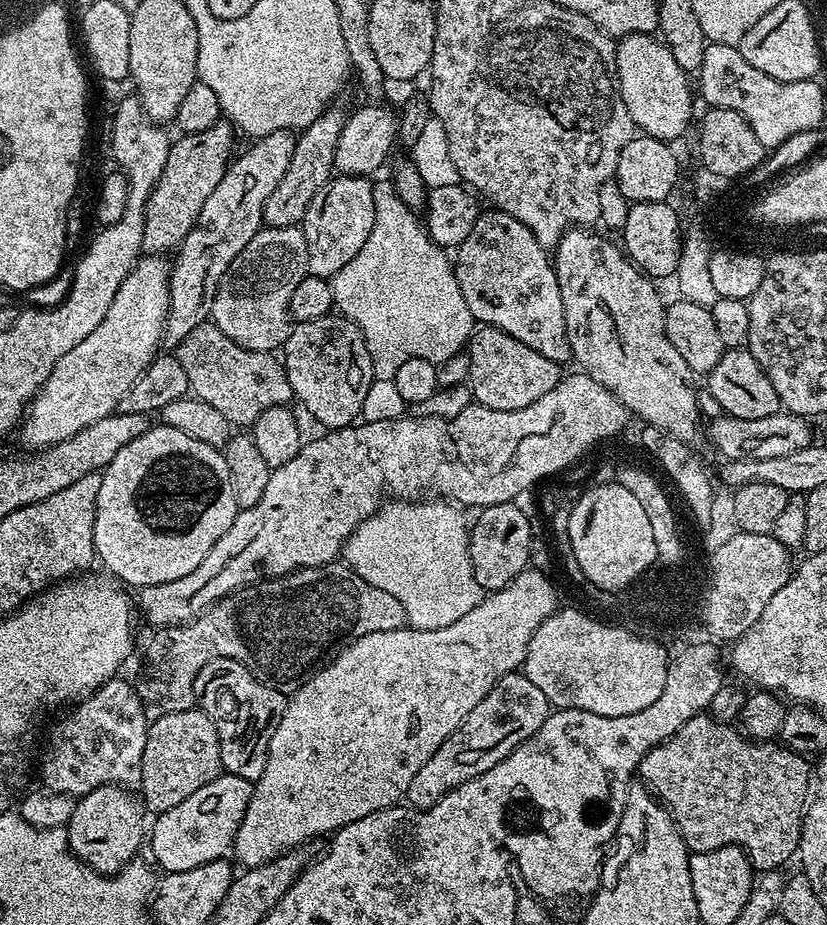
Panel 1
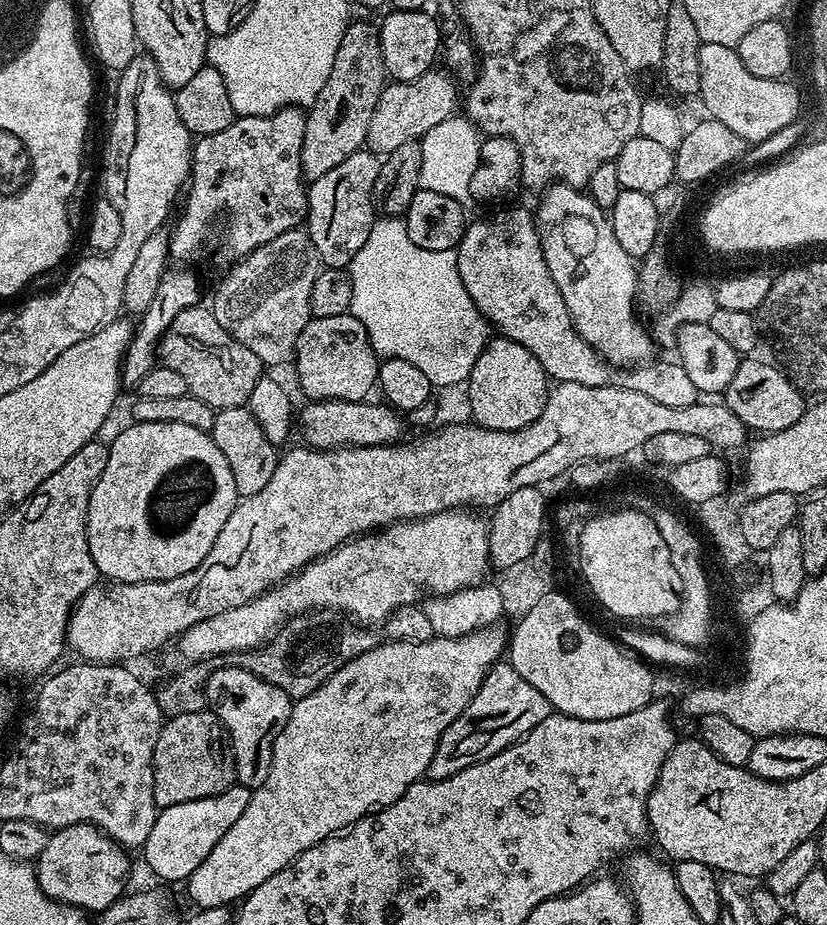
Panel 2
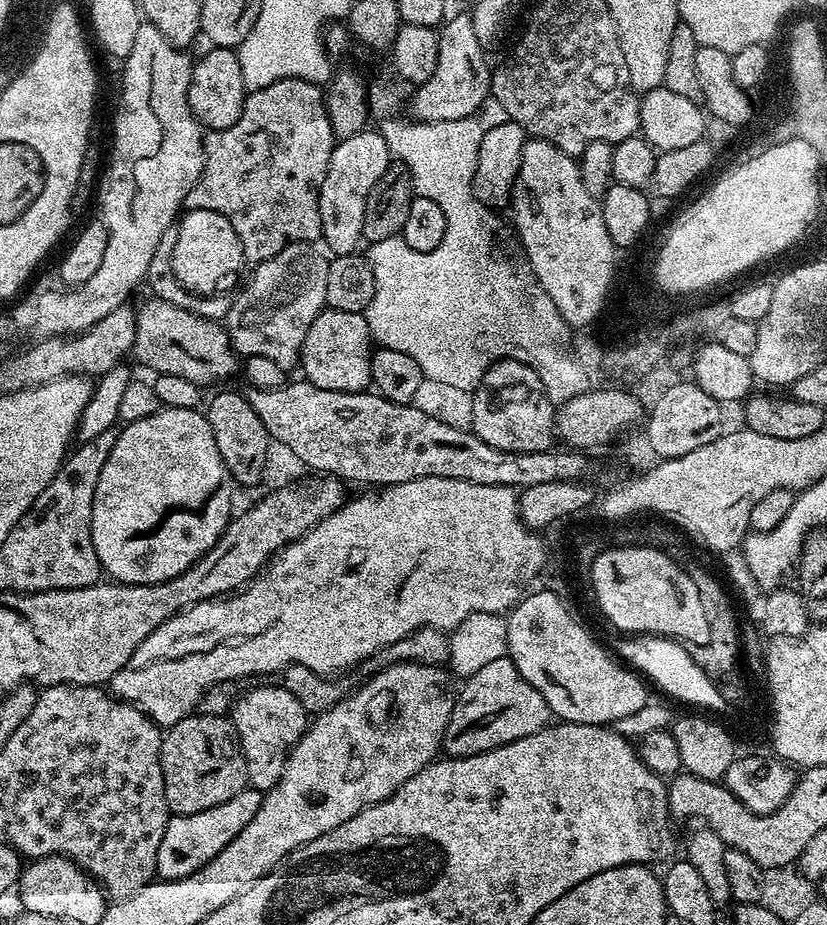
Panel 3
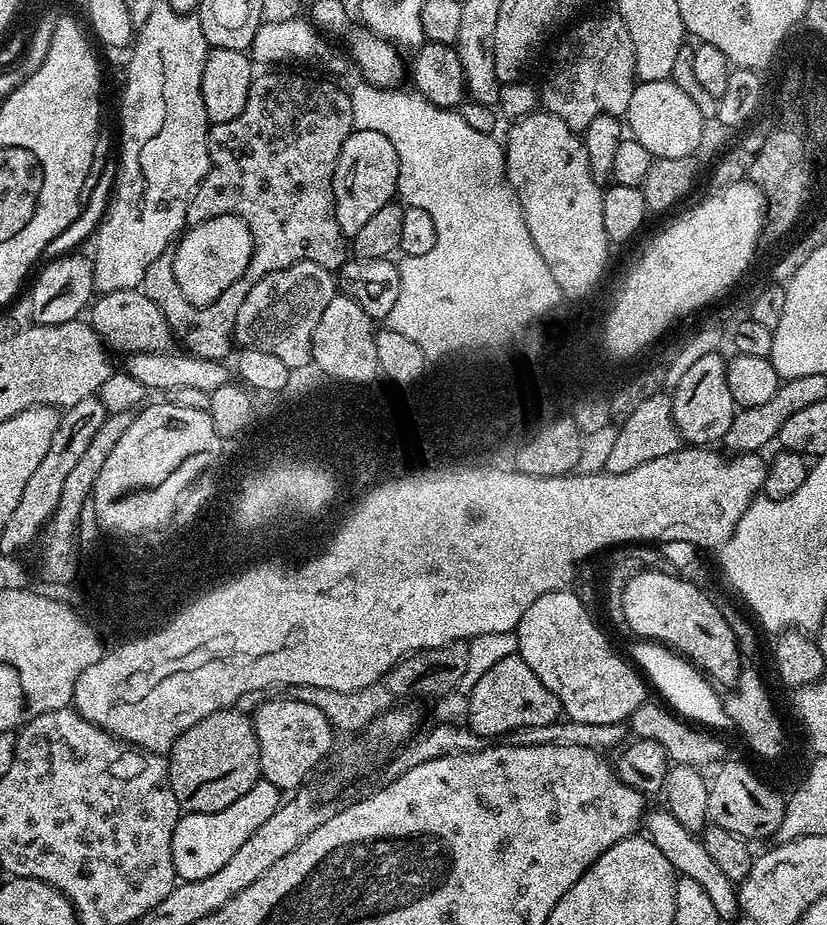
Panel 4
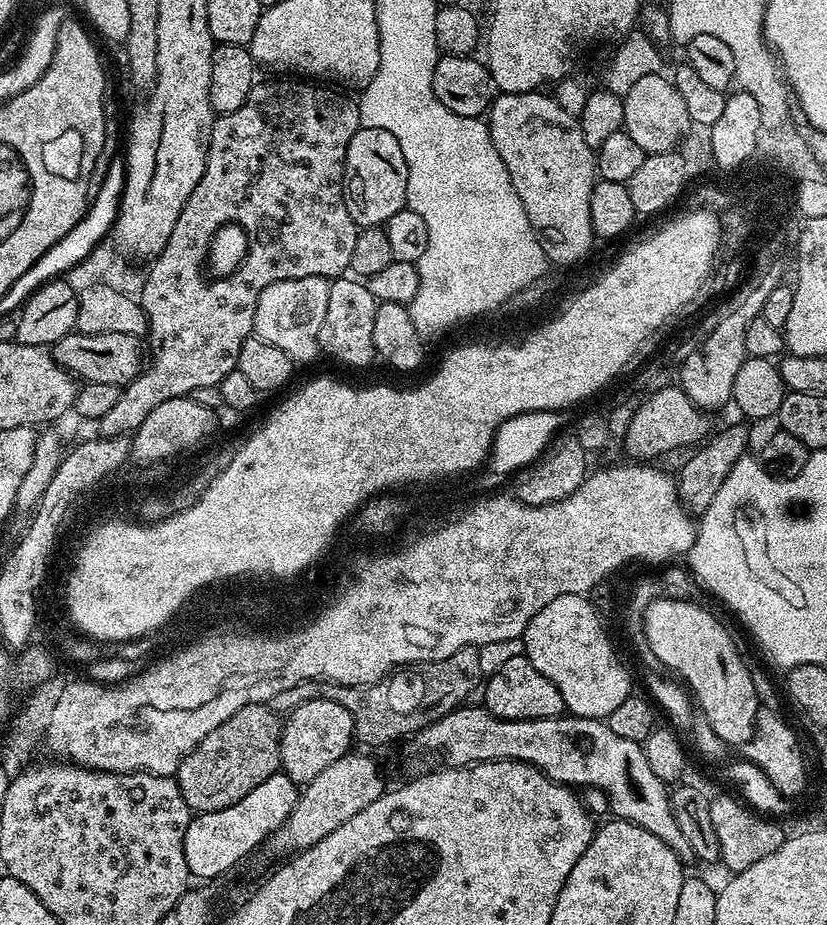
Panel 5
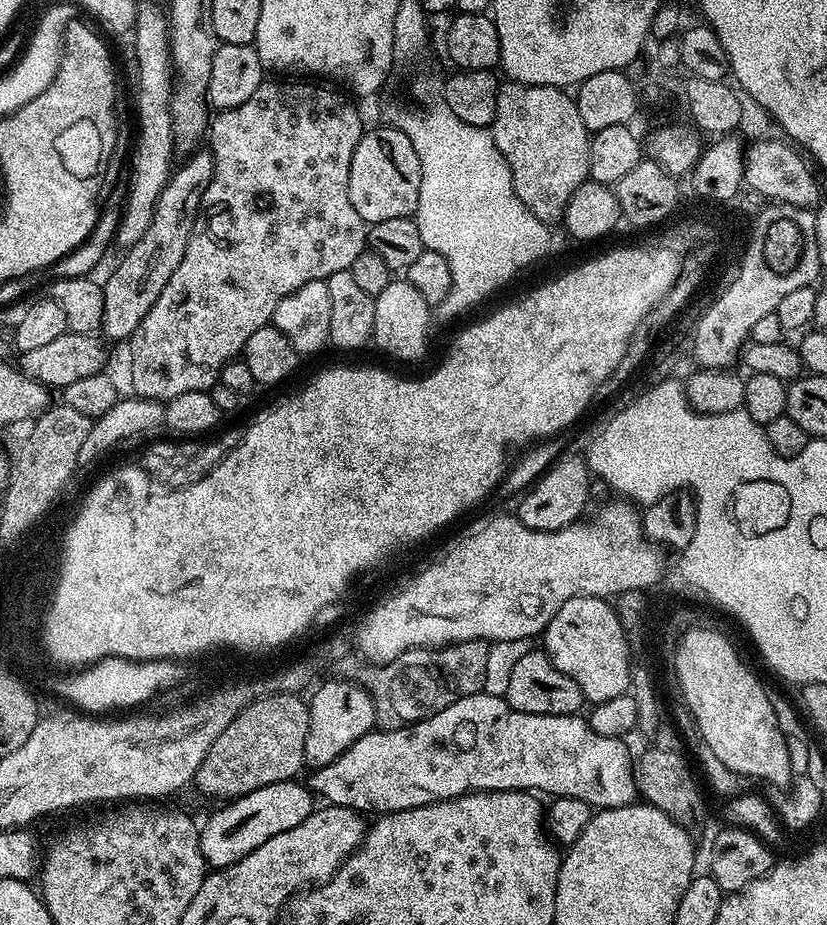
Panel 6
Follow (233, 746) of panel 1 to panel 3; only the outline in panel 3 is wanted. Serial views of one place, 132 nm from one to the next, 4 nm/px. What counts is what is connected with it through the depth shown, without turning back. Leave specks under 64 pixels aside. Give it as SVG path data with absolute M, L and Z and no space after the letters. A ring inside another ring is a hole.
M282 686L276 688L252 688L236 697L232 705L230 719L240 738L240 749L246 758L246 774L249 785L257 788L262 794L269 790L282 778L282 770L286 766L293 746L302 738L308 729L310 714Z

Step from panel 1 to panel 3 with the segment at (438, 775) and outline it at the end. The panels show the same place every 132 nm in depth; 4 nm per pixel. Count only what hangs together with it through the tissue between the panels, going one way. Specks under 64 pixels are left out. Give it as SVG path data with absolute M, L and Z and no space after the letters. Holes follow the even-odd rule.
M507 656L482 666L478 674L467 677L463 684L464 689L459 689L450 722L444 731L442 748L449 757L489 752L518 738L541 732L553 719L546 698L542 698L542 694L518 674L518 666L514 666Z

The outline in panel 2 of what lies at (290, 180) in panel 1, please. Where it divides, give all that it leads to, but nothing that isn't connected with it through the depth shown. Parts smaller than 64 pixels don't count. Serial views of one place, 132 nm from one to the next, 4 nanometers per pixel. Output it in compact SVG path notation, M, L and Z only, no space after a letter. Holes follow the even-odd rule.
M351 21L338 46L330 77L305 115L302 168L307 181L317 180L363 147L367 141L370 118L385 83L380 73L387 72L381 58L379 29L374 24Z

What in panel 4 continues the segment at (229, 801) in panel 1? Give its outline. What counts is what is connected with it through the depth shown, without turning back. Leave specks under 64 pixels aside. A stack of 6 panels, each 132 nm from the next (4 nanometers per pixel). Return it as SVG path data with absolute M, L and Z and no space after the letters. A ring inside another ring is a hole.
M262 778L257 780L238 802L230 802L226 810L218 810L210 814L198 814L189 812L181 815L179 822L174 826L174 838L172 839L172 861L177 877L181 881L201 880L210 878L210 874L218 874L226 862L238 852L242 842L250 838L274 814L282 803L282 793L270 782Z

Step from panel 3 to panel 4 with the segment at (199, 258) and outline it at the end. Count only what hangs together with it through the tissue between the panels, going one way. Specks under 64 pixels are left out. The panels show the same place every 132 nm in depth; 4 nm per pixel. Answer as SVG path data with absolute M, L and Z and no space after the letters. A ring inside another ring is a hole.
M211 216L210 219L189 227L173 251L175 281L178 282L183 297L199 308L212 304L244 276L252 252L252 235L240 216Z

